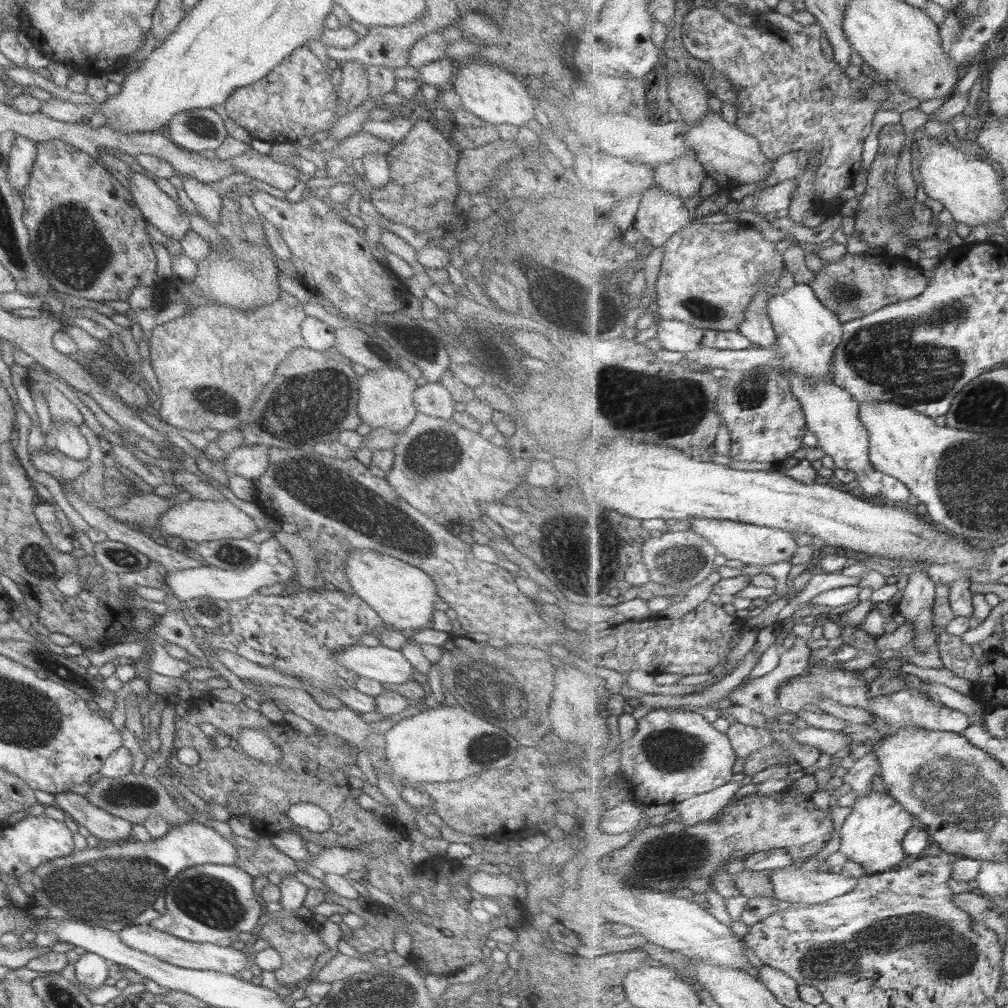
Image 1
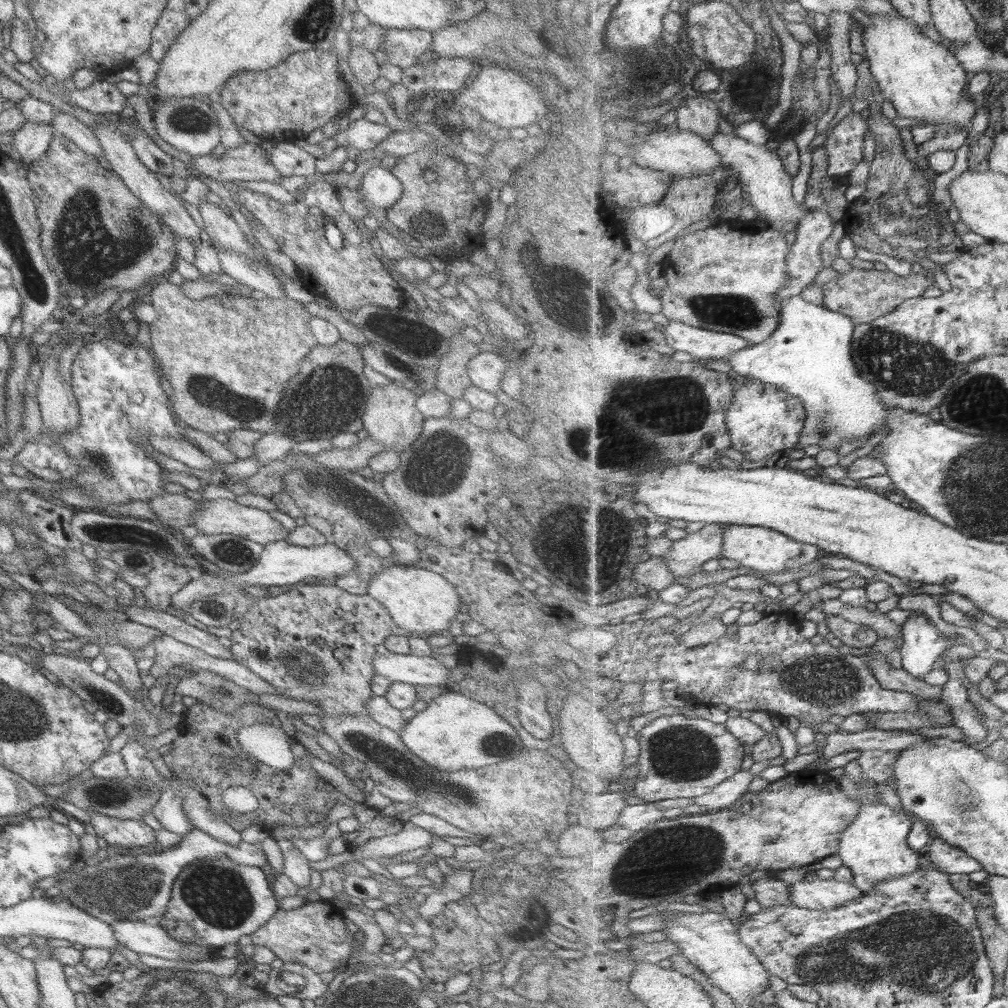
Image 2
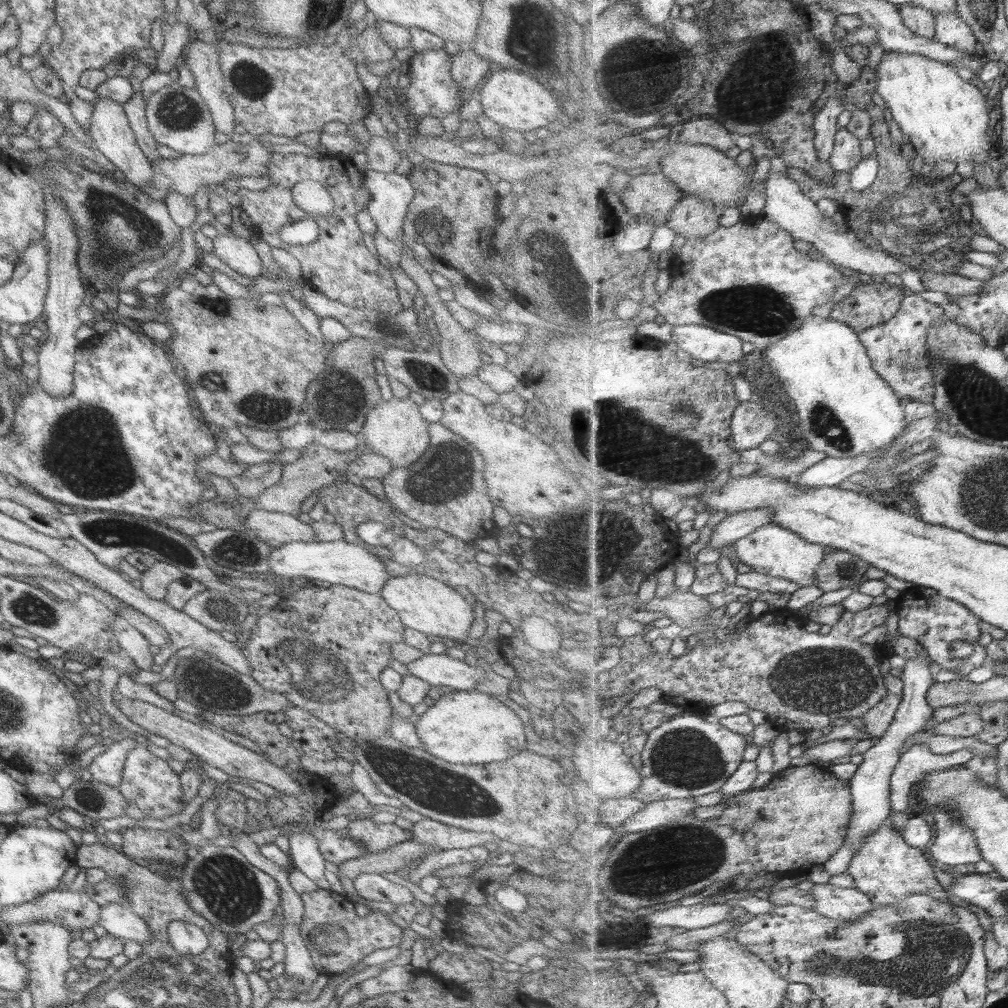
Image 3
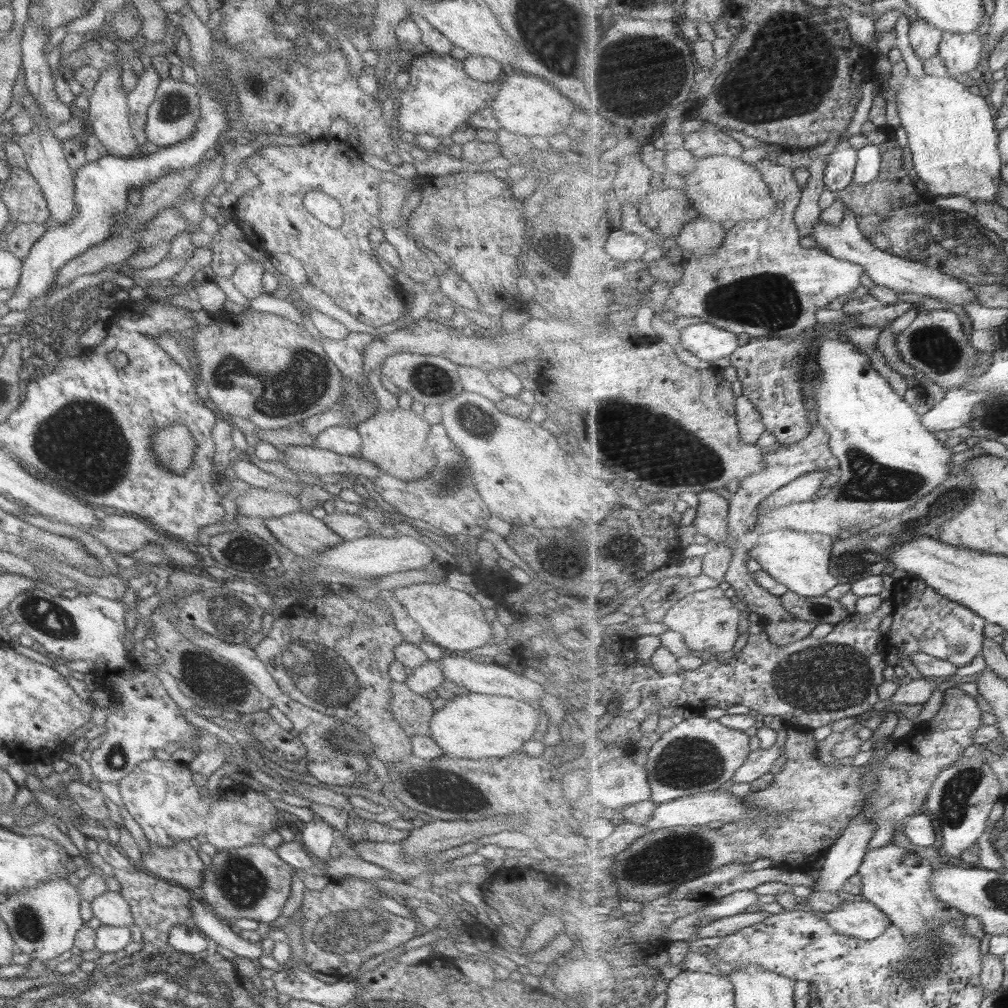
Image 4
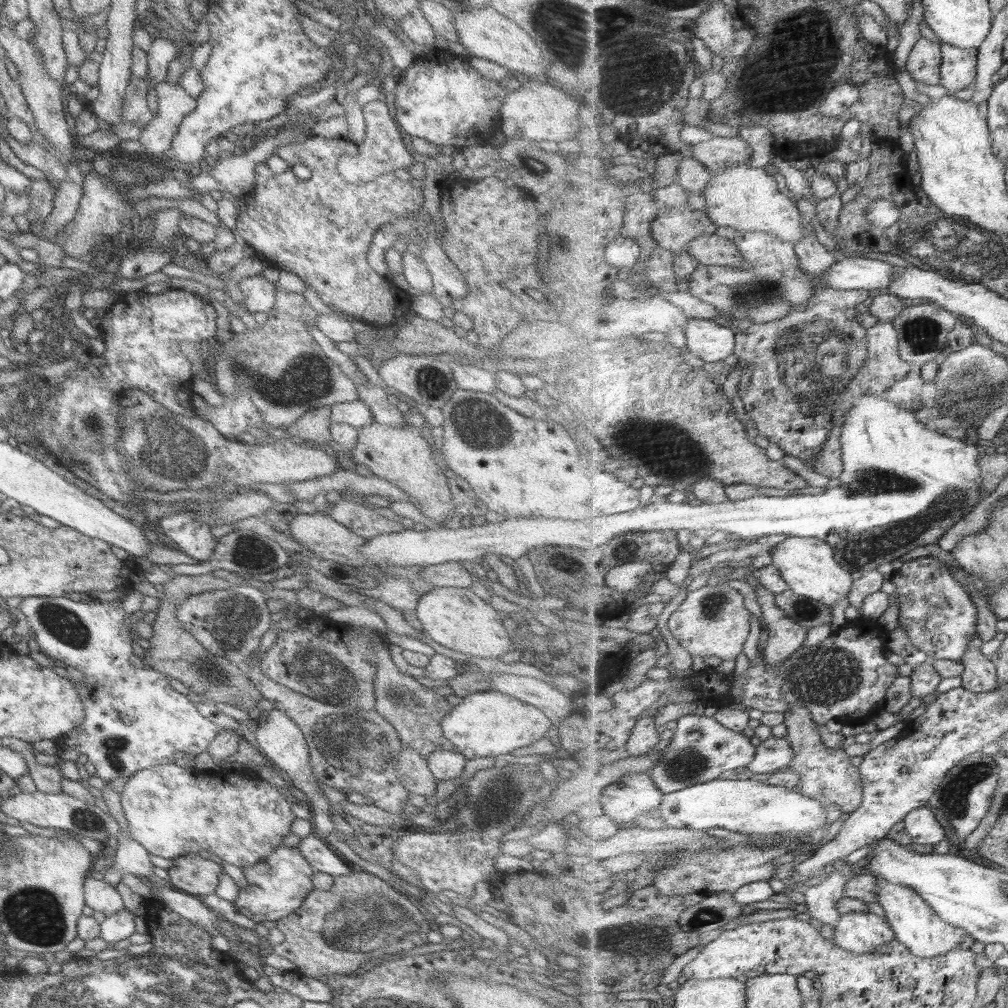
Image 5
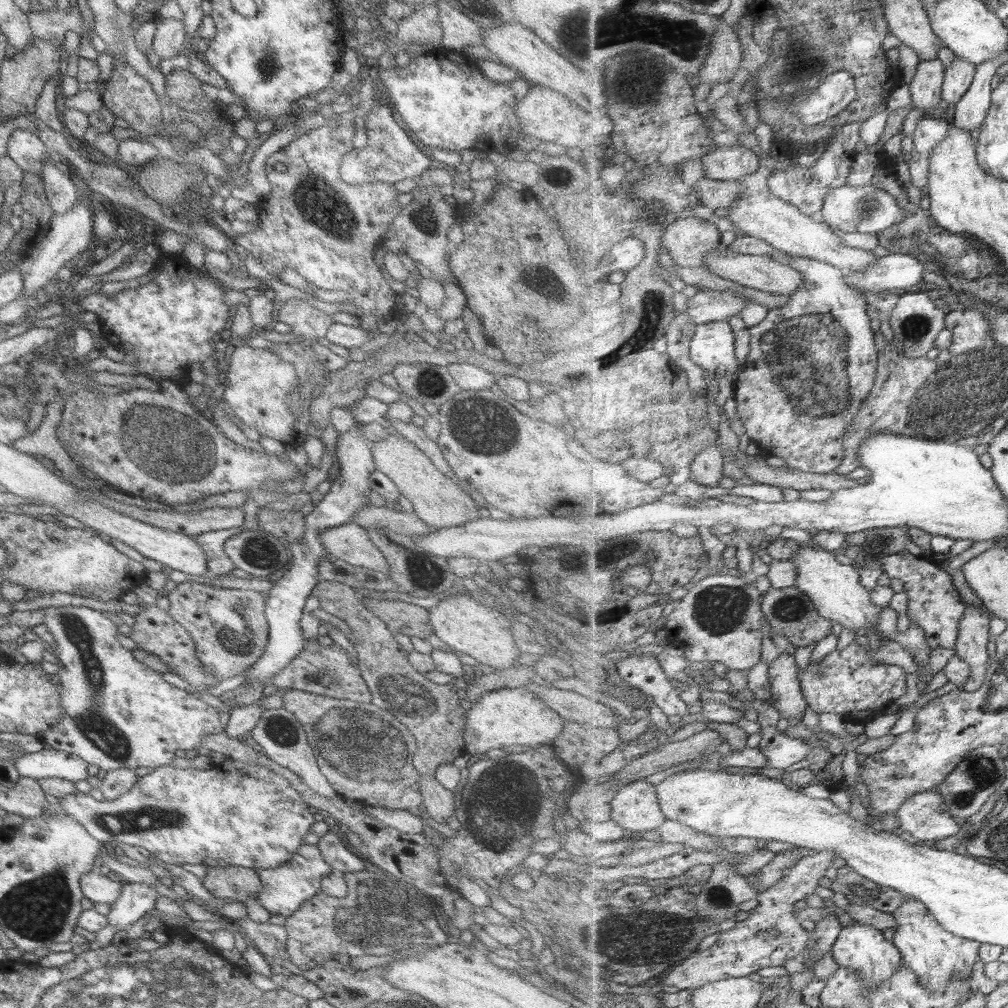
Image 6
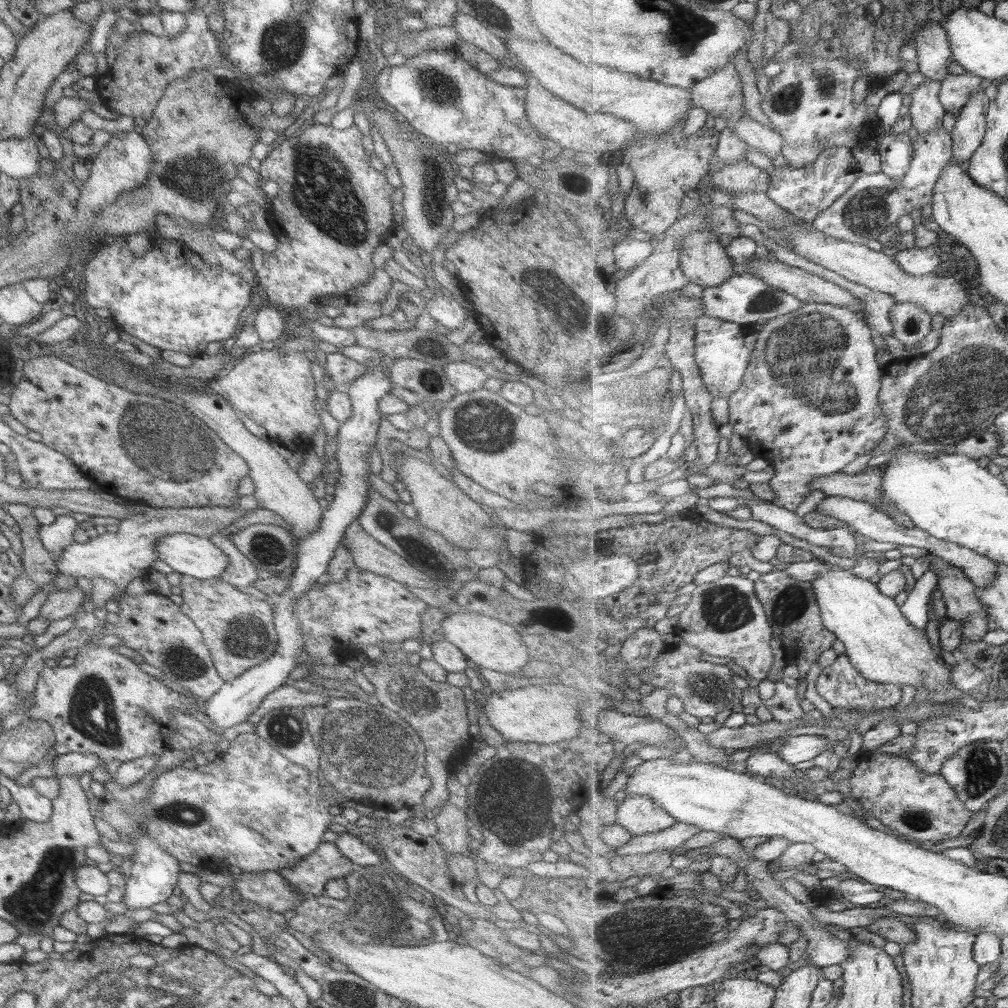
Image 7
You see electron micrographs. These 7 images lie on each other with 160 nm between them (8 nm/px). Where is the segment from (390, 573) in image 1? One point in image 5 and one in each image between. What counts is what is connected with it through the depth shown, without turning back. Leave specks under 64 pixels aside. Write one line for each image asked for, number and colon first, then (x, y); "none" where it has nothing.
2: (422, 603)
3: (422, 603)
4: (451, 619)
5: (456, 618)

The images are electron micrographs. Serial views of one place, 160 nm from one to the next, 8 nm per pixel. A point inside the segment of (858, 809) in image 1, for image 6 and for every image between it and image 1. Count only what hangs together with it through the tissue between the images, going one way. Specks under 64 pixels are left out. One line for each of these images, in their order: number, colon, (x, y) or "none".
2: (875, 847)
3: (886, 868)
4: (898, 883)
5: (917, 926)
6: (936, 955)

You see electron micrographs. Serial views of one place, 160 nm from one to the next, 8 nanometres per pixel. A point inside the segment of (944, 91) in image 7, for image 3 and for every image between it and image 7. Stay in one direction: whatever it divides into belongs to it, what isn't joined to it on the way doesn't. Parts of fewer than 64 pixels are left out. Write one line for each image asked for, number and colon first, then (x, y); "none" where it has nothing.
3: (952, 30)
4: (961, 53)
5: (959, 67)
6: (959, 76)

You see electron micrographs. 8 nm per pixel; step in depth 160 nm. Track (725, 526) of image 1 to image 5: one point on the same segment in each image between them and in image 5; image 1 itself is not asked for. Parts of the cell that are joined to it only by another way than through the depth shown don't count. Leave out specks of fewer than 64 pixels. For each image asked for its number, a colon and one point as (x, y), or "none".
2: (761, 549)
3: (773, 550)
4: (798, 559)
5: (808, 565)

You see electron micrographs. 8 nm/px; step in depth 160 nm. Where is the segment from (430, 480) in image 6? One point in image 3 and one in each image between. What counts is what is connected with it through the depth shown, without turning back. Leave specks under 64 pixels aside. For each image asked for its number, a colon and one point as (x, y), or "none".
3: (393, 429)
4: (394, 441)
5: (400, 455)

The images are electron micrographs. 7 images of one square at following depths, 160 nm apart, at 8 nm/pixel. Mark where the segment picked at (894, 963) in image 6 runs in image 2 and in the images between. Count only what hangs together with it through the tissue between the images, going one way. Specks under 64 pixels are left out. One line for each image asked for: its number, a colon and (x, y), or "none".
2: (812, 893)
3: (845, 904)
4: (864, 920)
5: (862, 932)

